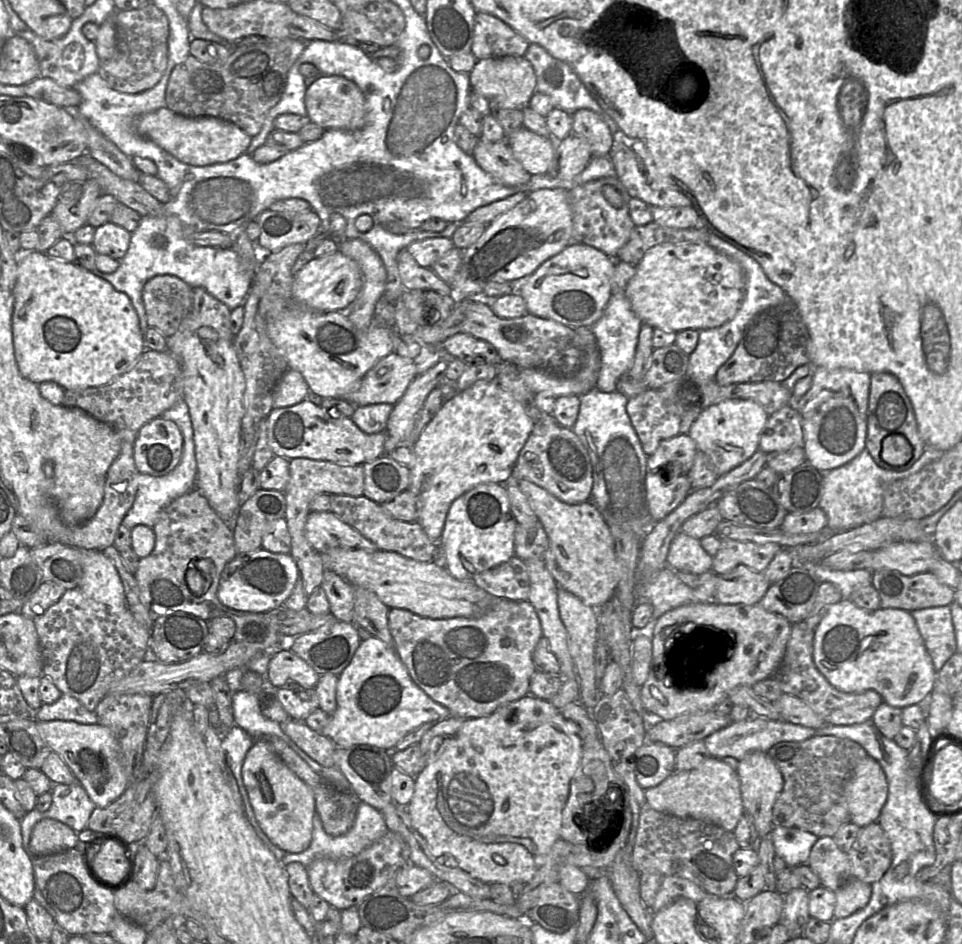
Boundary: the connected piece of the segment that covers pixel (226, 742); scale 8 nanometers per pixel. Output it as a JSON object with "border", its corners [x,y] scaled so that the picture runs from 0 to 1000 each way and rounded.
{"border":[[[242,768],[239,772],[231,776],[230,790],[234,797],[236,810],[245,824],[246,834],[252,844],[252,853],[258,870],[260,871],[272,892],[285,905],[287,910],[292,912],[297,903],[285,895],[270,877],[265,867],[263,856],[260,852],[258,840],[252,824],[251,816],[253,806],[265,784],[266,783],[263,780],[259,779],[254,772],[252,772],[247,768]]]}

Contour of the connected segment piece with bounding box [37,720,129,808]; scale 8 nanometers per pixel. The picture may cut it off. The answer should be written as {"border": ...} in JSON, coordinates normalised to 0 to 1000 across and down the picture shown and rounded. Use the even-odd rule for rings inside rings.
{"border":[[[55,763],[38,764],[38,771],[52,794],[67,805],[100,855],[108,856],[127,842],[134,825],[125,805],[122,785],[112,770]]]}

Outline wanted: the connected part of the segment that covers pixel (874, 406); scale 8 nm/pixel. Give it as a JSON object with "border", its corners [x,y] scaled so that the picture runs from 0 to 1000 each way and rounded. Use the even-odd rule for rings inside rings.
{"border":[[[923,394],[905,396],[903,425],[900,448],[899,475],[910,490],[920,498],[939,499],[947,495],[959,481],[963,471],[958,466],[949,435],[949,431],[935,403]],[[924,460],[937,460],[947,470],[947,486],[936,495],[927,495],[916,485],[917,467]]]}

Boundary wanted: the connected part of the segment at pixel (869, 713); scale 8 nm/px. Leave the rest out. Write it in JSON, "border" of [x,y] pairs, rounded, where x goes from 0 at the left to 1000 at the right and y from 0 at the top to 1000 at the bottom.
{"border":[[[837,658],[823,661],[814,700],[806,718],[814,734],[826,737],[838,746],[860,767],[887,768],[907,761],[912,750],[917,746],[917,737],[910,731],[896,734],[879,734],[869,730],[849,709],[845,699],[847,667],[840,664]]]}

